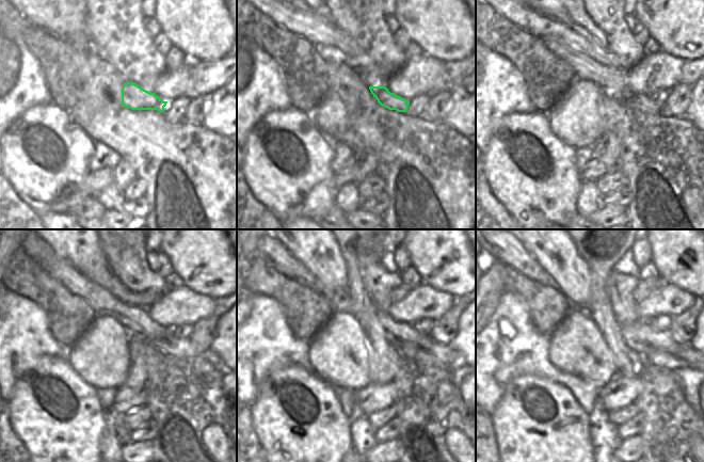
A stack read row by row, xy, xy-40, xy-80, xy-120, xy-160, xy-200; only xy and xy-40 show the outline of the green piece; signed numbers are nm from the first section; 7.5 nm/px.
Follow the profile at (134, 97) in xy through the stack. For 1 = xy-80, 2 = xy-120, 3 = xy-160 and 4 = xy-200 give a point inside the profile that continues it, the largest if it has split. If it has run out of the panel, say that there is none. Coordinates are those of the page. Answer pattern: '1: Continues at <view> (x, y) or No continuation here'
1: Continues at xy-80 (638, 101)
2: Continues at xy-120 (180, 348)
3: Continues at xy-160 (429, 352)
4: Continues at xy-200 (665, 360).

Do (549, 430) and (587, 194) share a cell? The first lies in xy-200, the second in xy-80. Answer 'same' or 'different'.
different

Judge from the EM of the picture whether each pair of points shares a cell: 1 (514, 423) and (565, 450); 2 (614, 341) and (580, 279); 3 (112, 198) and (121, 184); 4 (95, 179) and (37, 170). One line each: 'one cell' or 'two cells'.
1: one cell
2: two cells
3: two cells
4: two cells

